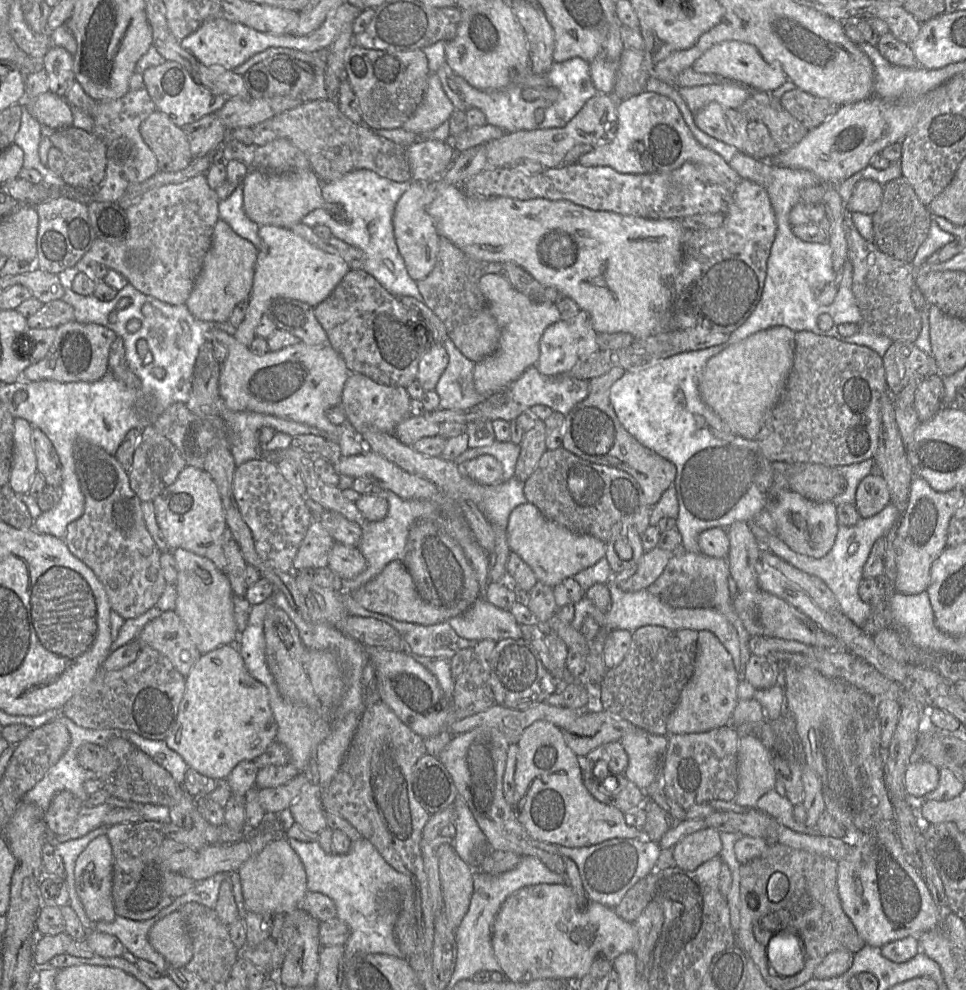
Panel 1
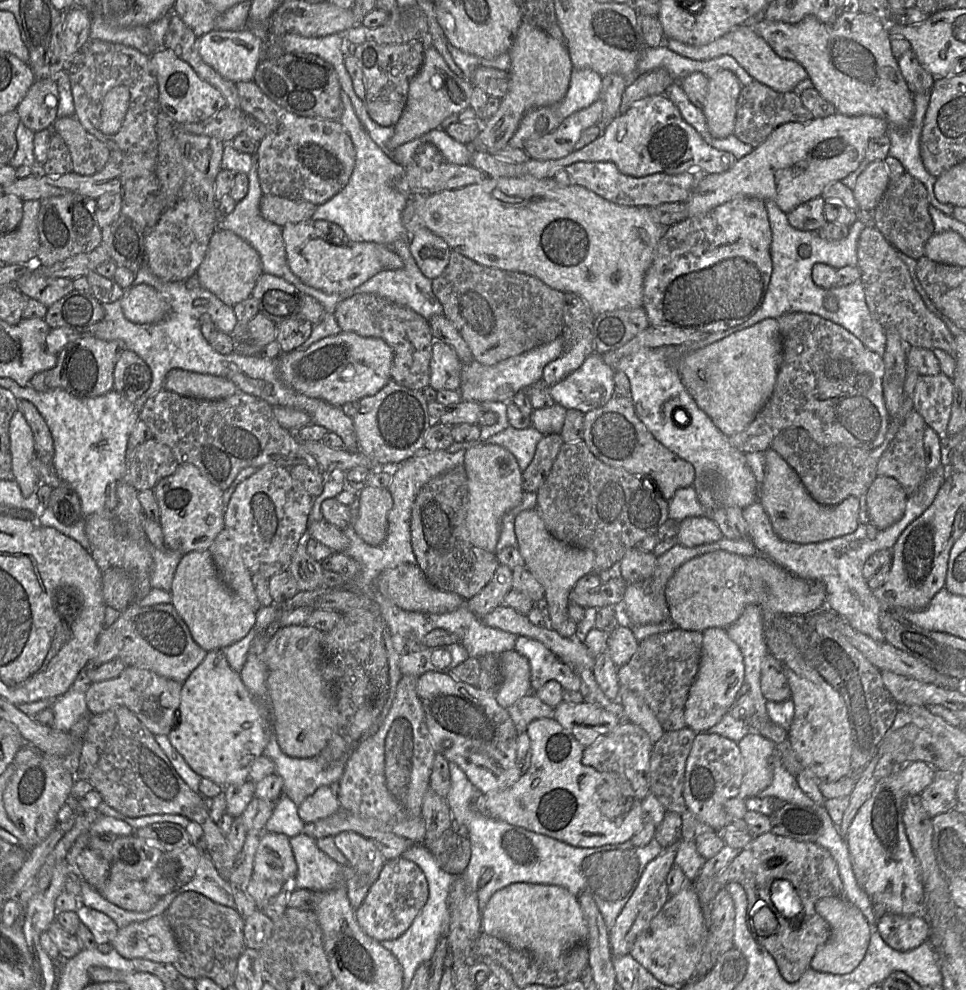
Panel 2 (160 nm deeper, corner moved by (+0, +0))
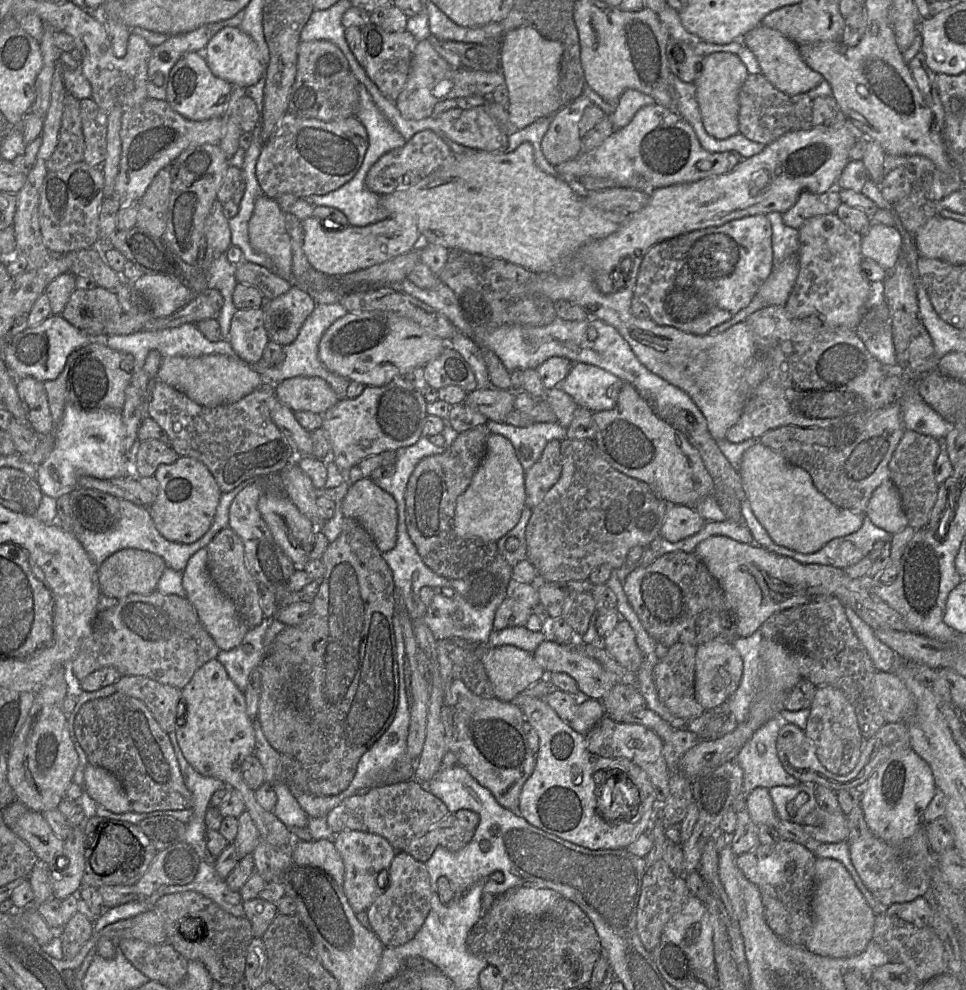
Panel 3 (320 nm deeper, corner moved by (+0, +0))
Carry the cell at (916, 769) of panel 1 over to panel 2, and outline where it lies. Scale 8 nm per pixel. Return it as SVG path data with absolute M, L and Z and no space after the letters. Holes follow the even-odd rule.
M917 761L903 764L901 769L881 779L858 810L845 837L858 885L873 905L884 906L888 914L924 915L925 892L920 866L906 834L903 812L906 798L921 795L932 783L934 775L931 766Z

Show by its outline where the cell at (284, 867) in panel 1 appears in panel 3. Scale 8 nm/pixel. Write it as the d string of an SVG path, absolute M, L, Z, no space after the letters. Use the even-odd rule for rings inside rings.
M212 659L196 670L189 683L181 689L181 702L177 714L178 724L174 730L178 746L186 761L201 775L217 778L227 787L236 791L244 802L245 810L250 814L258 830L260 840L271 845L293 846L295 839L290 830L273 812L265 810L256 800L255 791L251 790L242 777L242 764L245 759L254 754L255 730L253 720L246 710L245 695L230 679L224 666L218 659Z

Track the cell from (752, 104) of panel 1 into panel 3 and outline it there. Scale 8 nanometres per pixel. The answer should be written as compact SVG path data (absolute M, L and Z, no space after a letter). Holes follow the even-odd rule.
M749 74L738 93L738 128L739 133L751 141L768 145L780 136L812 127L812 100L806 93L787 95L776 89L762 74Z

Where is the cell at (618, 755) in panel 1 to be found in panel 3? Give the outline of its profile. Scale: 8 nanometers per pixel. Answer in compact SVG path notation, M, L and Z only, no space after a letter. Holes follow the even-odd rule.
M605 716L589 731L586 739L591 753L606 758L623 757L642 768L655 790L658 805L665 802L670 791L670 774L663 756L663 741L655 732L641 724L617 722Z

